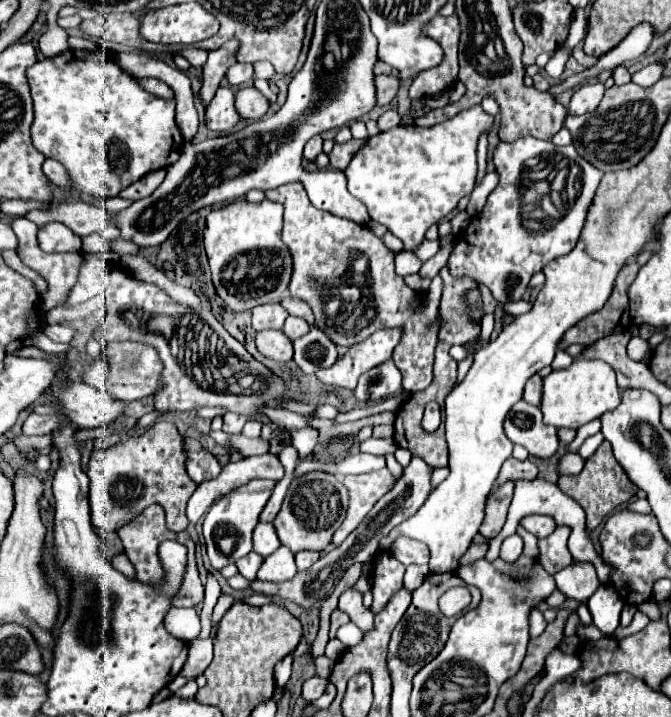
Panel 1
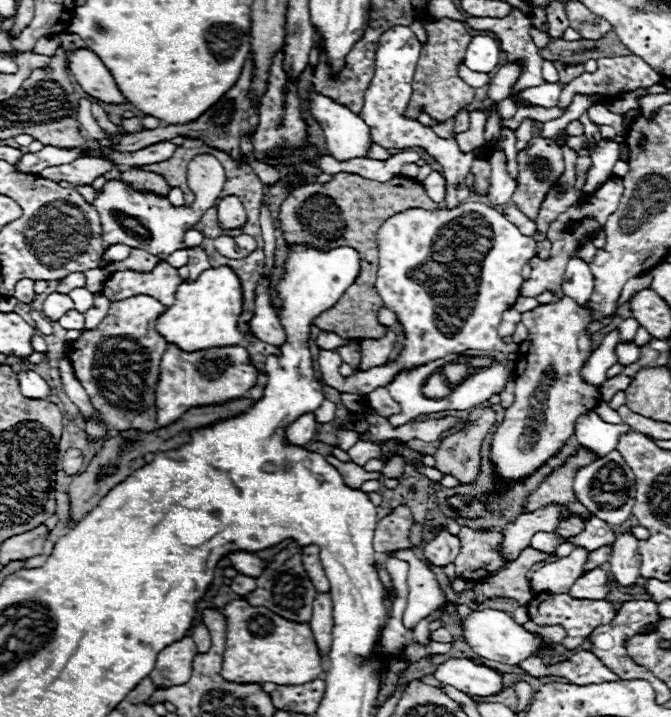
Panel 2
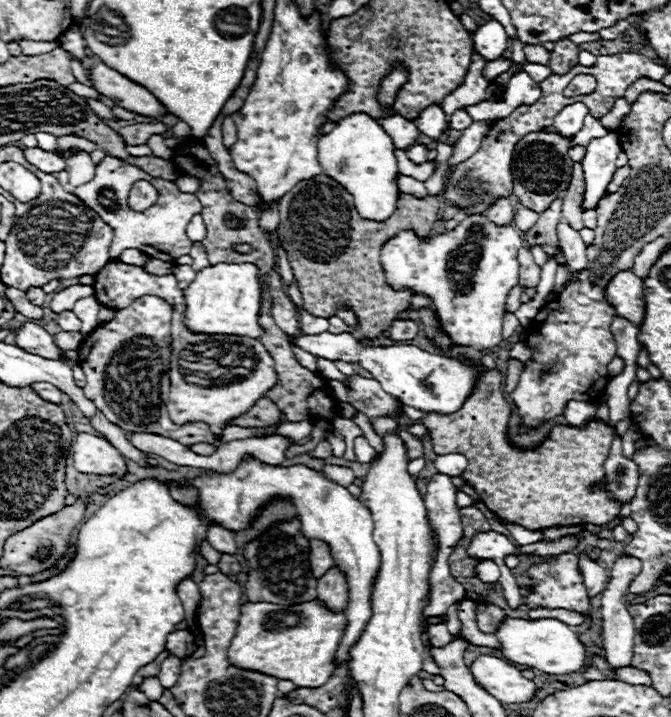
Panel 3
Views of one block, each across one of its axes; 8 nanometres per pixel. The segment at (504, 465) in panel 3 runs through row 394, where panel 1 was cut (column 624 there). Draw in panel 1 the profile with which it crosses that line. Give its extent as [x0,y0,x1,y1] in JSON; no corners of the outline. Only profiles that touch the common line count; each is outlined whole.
[558,440,638,530]

